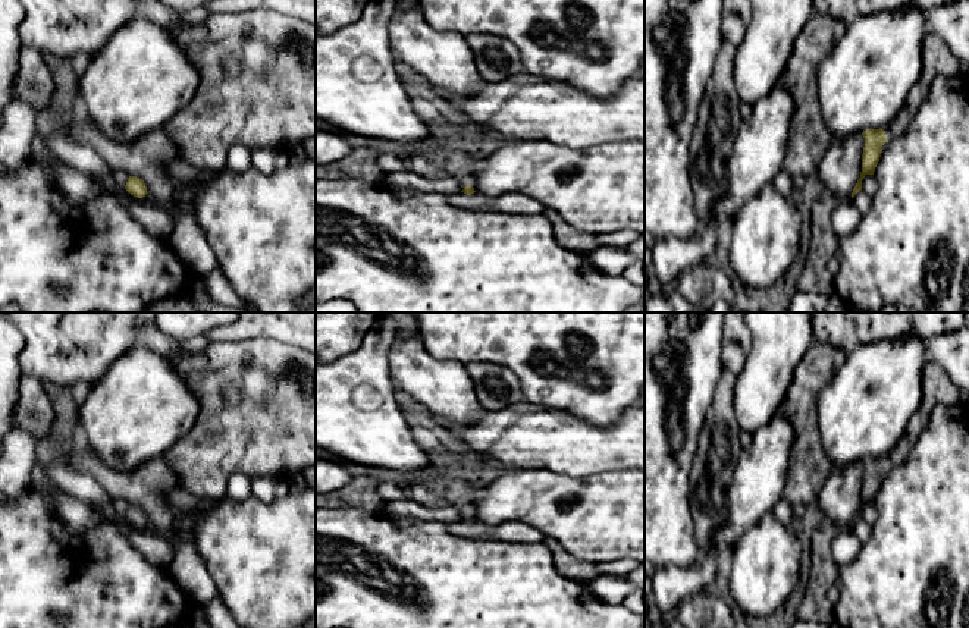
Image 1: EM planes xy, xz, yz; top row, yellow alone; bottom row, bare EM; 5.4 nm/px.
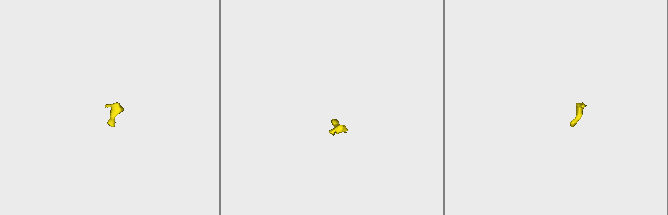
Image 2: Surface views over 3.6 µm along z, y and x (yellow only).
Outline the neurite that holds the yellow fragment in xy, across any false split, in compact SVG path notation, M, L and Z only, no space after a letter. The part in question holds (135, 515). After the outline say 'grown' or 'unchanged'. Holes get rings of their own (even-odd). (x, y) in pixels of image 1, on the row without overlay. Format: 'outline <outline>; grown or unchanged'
outline M113 499L112 506L117 515L125 516L134 525L142 527L148 522L144 509L137 505L129 505L122 499Z; grown

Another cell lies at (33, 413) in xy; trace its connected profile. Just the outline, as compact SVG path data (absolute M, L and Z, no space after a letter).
M22 373L19 398L13 412L15 428L26 430L37 442L50 437L51 427L56 423L46 386L37 377Z

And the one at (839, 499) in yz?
M860 461L847 464L835 471L831 471L831 474L828 475L822 489L818 493L816 502L824 515L824 519L831 521L837 530L852 528L852 521L862 500L863 475L865 467Z

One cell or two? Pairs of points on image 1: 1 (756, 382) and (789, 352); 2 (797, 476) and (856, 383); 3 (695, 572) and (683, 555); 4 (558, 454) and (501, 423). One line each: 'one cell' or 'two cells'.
1: one cell
2: two cells
3: two cells
4: one cell

